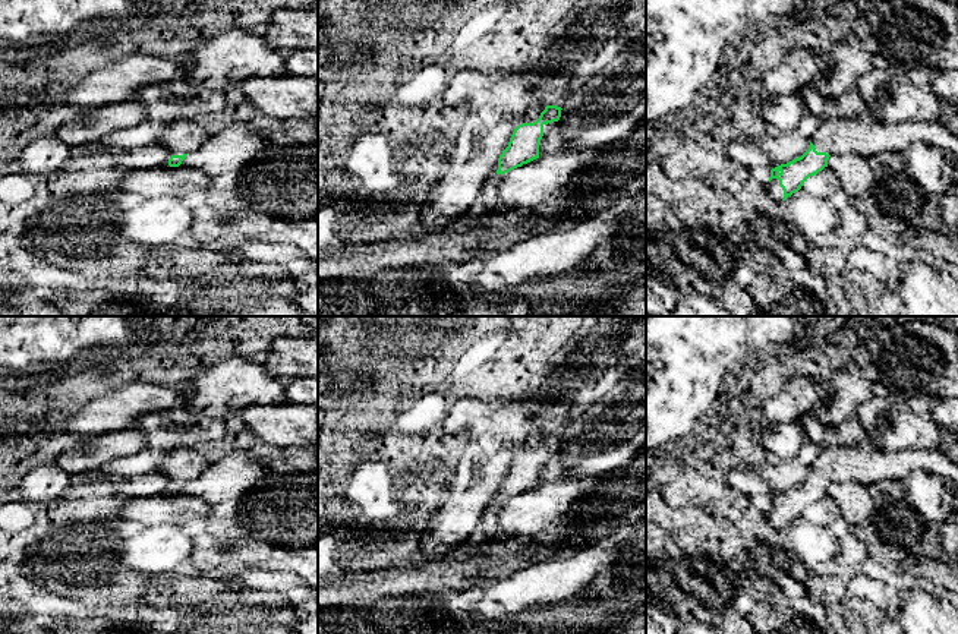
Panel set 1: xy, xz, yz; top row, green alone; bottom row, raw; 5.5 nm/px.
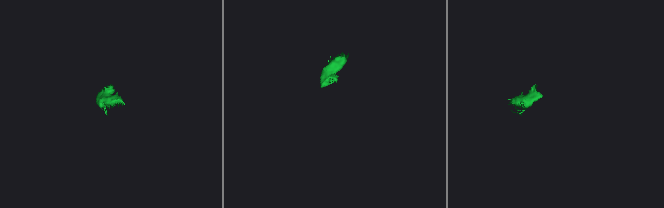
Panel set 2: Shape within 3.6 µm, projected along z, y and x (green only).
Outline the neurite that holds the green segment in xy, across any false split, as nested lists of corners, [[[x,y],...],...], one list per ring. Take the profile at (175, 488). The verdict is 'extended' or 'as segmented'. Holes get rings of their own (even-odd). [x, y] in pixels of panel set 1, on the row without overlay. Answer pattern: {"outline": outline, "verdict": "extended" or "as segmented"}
{"outline": [[[174,448],[160,463],[158,473],[170,480],[168,493],[179,495],[186,483],[199,477],[209,464],[195,448]]], "verdict": "extended"}

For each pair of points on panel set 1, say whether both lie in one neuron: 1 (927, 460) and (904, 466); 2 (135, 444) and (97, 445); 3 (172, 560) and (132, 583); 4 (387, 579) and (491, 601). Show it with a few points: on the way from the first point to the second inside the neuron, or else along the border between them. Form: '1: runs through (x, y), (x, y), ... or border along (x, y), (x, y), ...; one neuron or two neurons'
1: runs through (922, 460), (910, 460); one neuron
2: runs through (126, 444), (106, 445); one neuron
3: border along (122, 542), (119, 558), (138, 573); two neurons
4: border along (504, 576), (482, 587); two neurons

